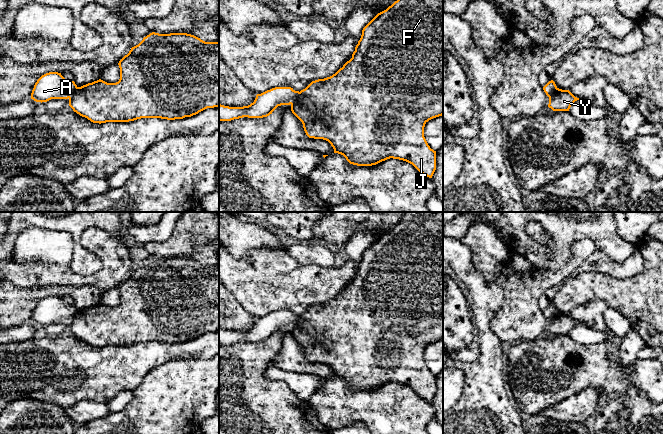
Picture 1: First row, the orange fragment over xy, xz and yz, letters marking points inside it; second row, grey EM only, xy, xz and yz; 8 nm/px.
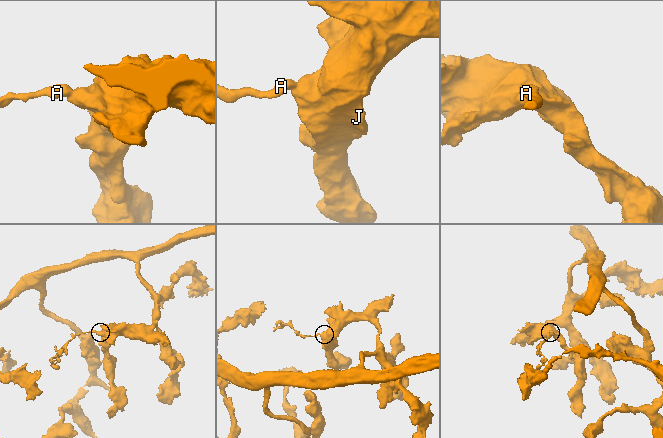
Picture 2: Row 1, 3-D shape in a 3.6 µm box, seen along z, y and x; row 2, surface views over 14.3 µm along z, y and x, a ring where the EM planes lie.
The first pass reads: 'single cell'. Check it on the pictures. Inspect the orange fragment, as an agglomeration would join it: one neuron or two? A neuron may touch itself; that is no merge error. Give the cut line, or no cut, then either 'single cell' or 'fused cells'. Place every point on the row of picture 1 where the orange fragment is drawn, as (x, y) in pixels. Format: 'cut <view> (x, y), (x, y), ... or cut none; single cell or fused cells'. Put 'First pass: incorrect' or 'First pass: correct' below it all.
cut xz (300, 92), (291, 104); fused cells
First pass: incorrect

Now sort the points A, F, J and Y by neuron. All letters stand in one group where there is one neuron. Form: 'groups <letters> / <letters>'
groups A / F J Y

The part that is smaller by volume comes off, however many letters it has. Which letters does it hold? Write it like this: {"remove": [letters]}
{"remove": ["A"]}

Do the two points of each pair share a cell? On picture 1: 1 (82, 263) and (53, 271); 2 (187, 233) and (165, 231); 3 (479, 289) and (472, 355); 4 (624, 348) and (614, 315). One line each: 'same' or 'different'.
1: different
2: different
3: different
4: same

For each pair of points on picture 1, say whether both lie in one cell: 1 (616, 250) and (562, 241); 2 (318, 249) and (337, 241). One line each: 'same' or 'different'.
1: same
2: different

